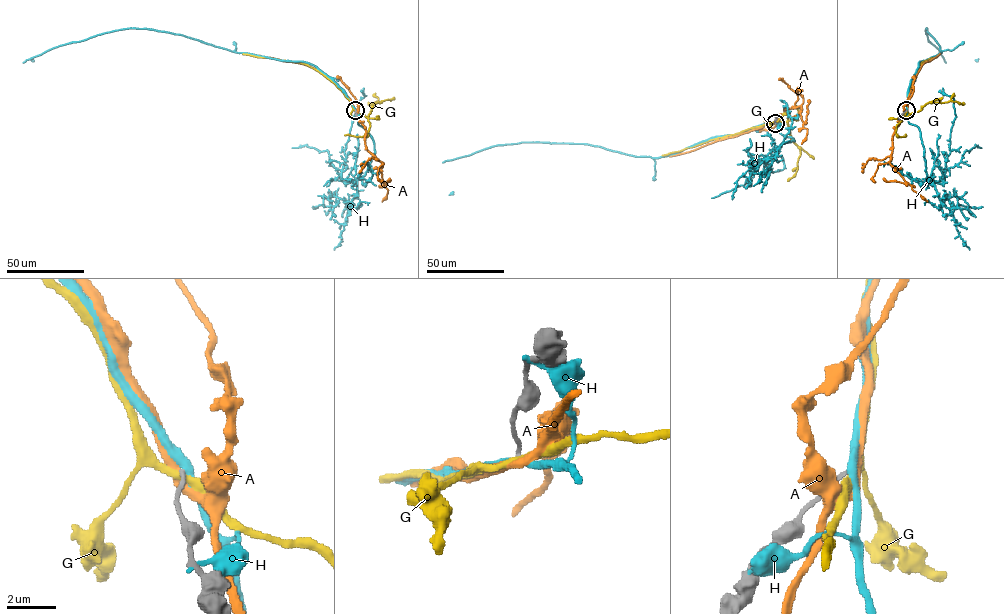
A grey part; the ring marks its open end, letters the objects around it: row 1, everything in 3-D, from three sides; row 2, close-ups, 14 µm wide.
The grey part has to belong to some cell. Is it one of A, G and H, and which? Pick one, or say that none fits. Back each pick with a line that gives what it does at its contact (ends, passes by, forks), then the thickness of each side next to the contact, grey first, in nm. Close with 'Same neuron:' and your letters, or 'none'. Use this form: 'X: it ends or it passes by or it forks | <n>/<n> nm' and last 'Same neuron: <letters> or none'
Same neuron: none

